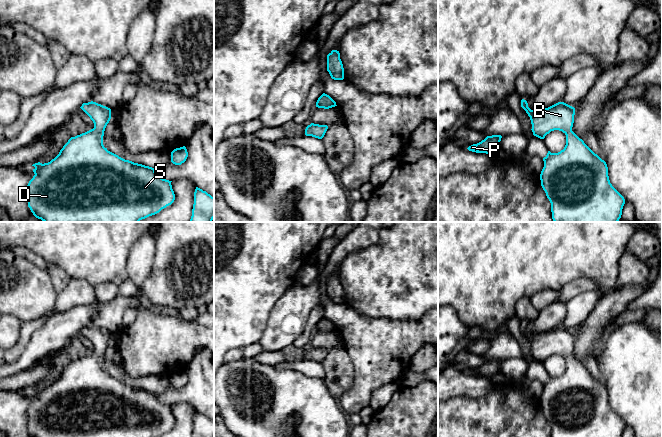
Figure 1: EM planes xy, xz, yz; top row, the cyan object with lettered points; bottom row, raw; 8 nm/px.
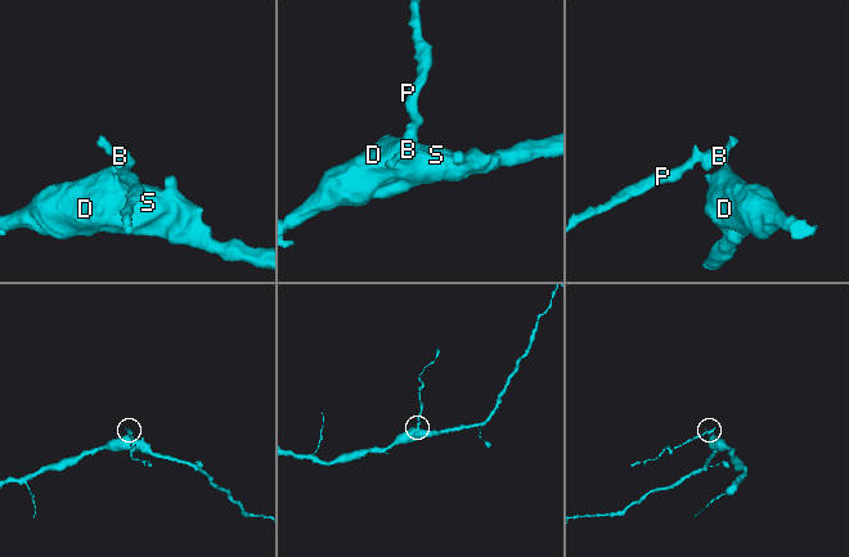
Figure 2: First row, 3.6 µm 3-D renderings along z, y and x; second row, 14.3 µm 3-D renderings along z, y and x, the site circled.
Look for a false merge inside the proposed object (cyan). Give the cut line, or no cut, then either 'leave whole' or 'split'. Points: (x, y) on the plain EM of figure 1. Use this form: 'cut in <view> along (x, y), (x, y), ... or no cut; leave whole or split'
no cut; leave whole

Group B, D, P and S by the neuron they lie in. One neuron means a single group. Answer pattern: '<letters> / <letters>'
B D P S

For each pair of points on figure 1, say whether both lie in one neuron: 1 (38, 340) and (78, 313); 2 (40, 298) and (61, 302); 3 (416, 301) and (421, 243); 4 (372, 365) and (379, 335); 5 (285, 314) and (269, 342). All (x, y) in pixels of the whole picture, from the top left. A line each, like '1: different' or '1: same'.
1: same
2: different
3: same
4: same
5: same

